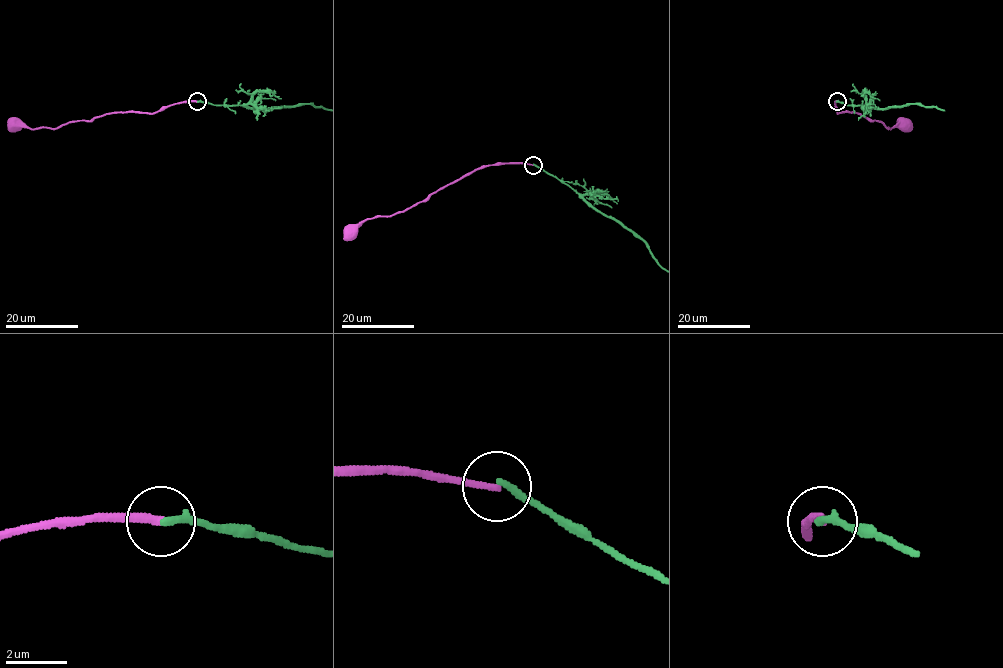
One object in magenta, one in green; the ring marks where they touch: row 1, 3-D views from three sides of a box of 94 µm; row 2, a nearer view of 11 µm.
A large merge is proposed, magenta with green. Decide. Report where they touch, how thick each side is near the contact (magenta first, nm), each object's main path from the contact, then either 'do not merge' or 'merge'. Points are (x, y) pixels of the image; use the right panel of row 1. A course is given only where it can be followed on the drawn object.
at (837, 101); 240 nm thick on the magenta side, 240 nm on the other; magenta runs (837, 101), (838, 113), (859, 113), (871, 120), (878, 120), (888, 128), (906, 125); do not merge

